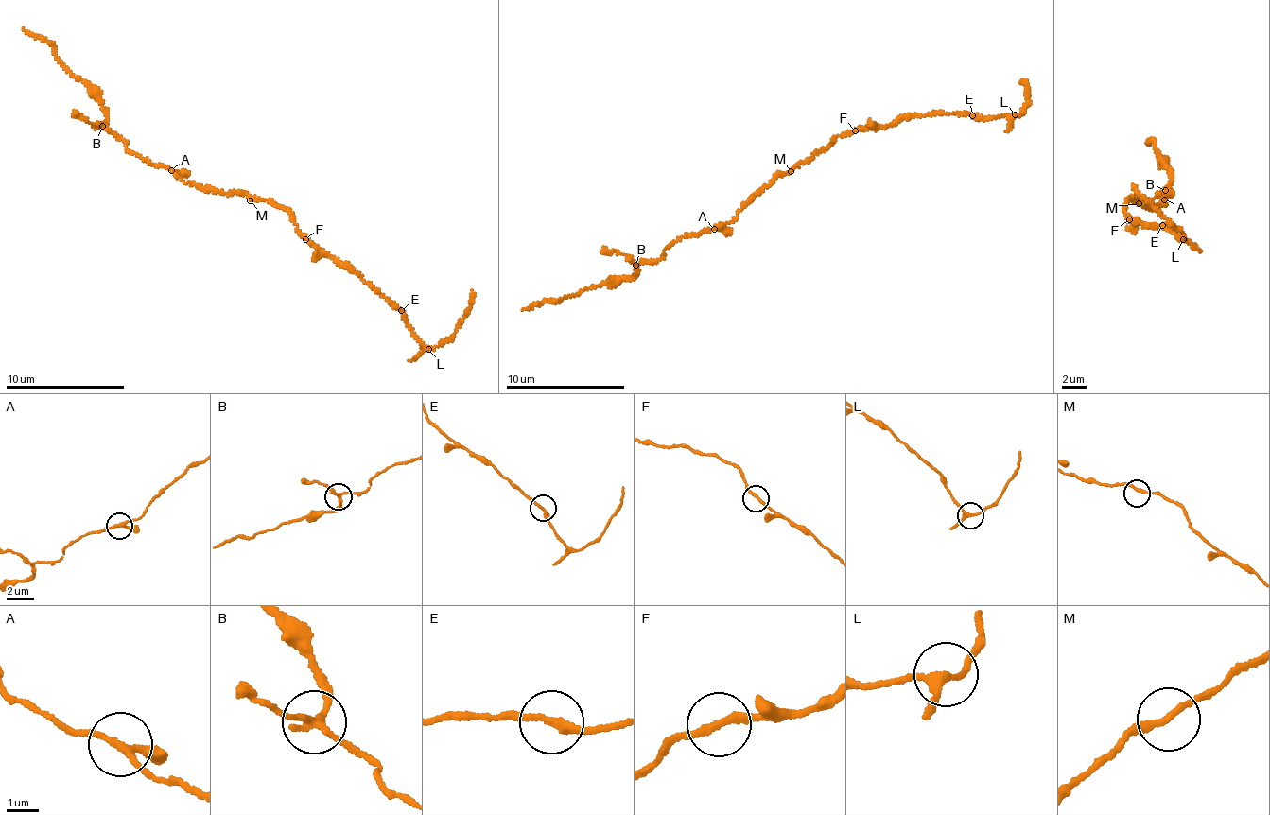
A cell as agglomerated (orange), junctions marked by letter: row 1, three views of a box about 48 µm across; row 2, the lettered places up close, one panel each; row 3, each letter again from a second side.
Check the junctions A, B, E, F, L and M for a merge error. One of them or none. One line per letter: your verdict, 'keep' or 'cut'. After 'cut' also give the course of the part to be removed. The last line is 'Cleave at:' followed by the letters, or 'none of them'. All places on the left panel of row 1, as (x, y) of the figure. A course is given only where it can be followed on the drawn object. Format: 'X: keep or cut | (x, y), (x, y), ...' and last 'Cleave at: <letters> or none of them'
A: keep
B: cut | (103, 127), (108, 111), (47, 43), (23, 27)
E: keep
F: keep
L: keep
M: keep
Cleave at: B

